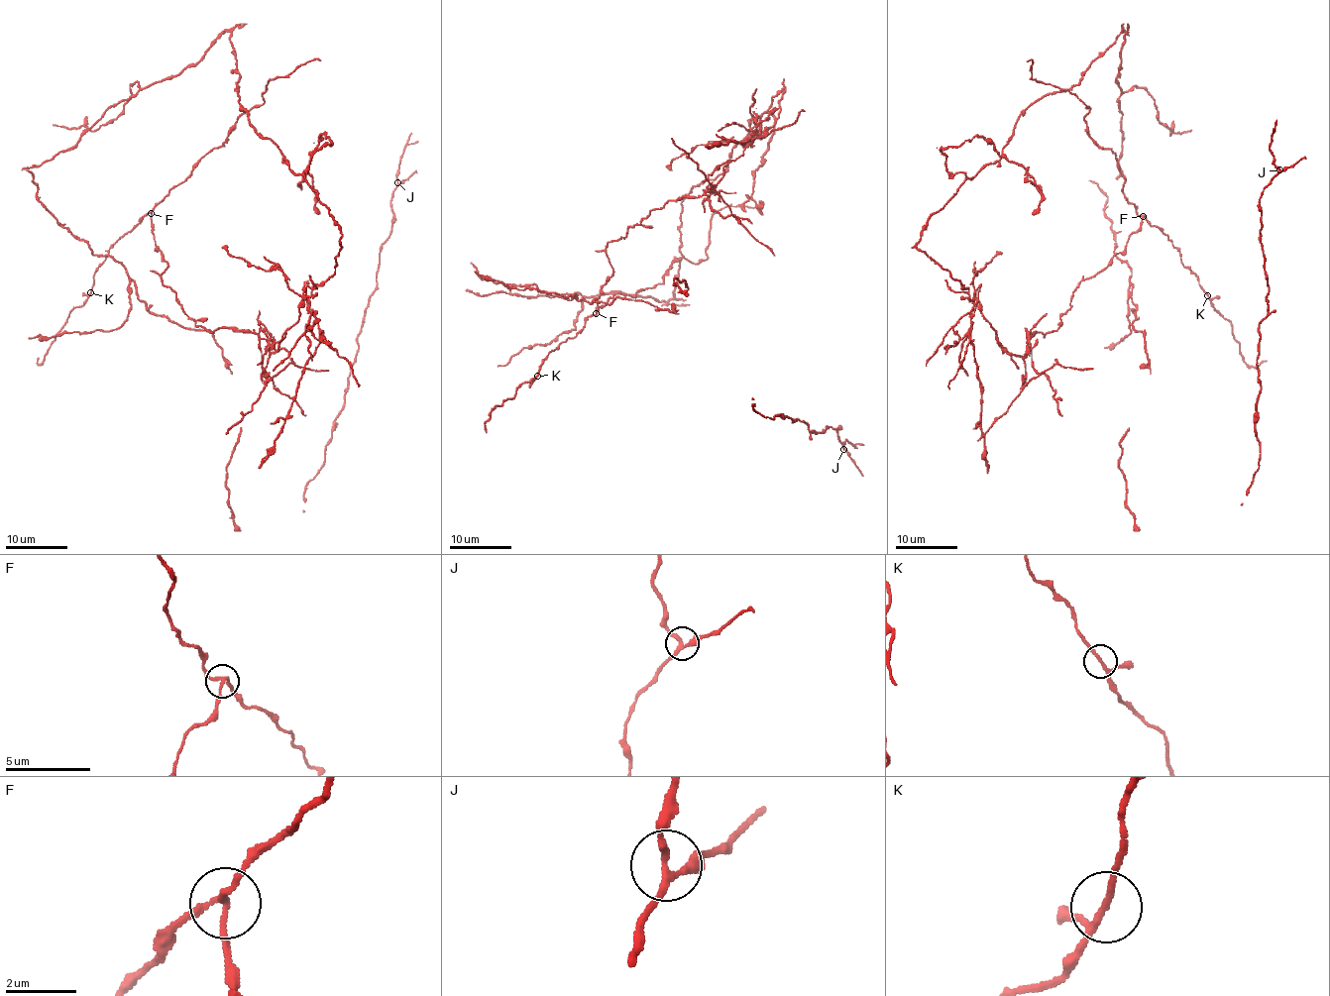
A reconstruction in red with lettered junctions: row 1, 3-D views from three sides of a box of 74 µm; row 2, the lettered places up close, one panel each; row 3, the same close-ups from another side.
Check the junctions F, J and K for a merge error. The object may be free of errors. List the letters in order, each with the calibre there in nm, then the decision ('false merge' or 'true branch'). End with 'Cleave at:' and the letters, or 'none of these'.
F: 140 nm | false merge
J: 190 nm | true branch
K: 150 nm | true branch
Cleave at: F

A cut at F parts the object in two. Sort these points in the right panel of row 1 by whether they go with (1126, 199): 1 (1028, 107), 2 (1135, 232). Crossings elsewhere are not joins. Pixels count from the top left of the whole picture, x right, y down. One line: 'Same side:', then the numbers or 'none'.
Same side: none

